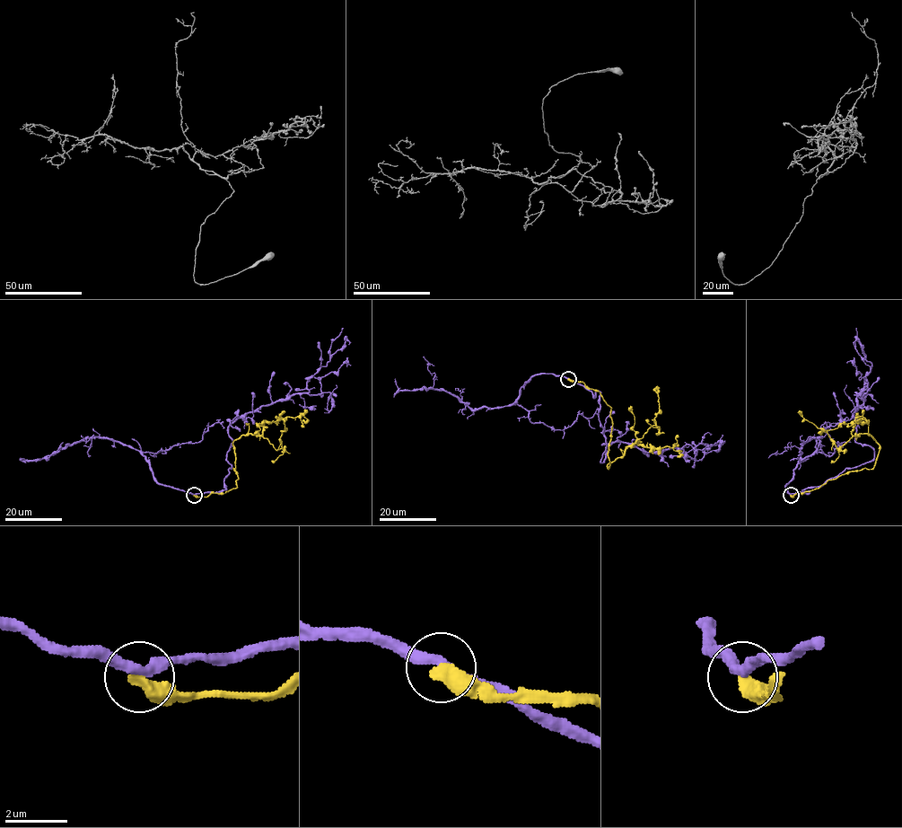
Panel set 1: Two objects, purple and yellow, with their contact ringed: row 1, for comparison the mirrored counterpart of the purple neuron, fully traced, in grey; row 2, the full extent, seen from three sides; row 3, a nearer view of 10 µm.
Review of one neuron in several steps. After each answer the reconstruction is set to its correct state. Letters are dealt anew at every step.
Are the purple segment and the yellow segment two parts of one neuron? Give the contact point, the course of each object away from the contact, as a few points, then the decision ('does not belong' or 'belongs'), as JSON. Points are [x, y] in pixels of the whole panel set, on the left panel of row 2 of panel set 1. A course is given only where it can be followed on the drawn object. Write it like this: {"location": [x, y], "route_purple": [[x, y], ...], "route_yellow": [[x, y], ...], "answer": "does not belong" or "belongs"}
{"location": [194, 495], "route_purple": [[194, 495], [225, 488], [229, 427], [262, 406], [306, 393], [307, 382], [329, 361], [343, 328]], "route_yellow": [[194, 495], [207, 497], [236, 488], [232, 443], [242, 436], [262, 436], [280, 449], [284, 410]], "answer": "does not belong"}

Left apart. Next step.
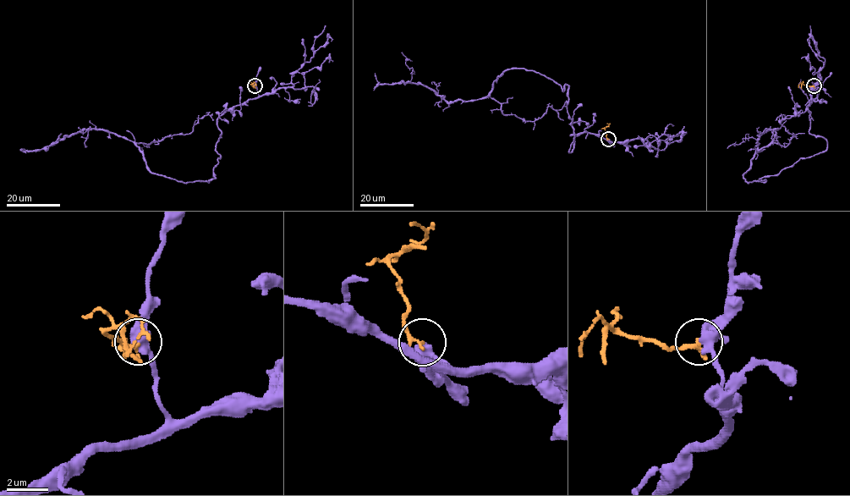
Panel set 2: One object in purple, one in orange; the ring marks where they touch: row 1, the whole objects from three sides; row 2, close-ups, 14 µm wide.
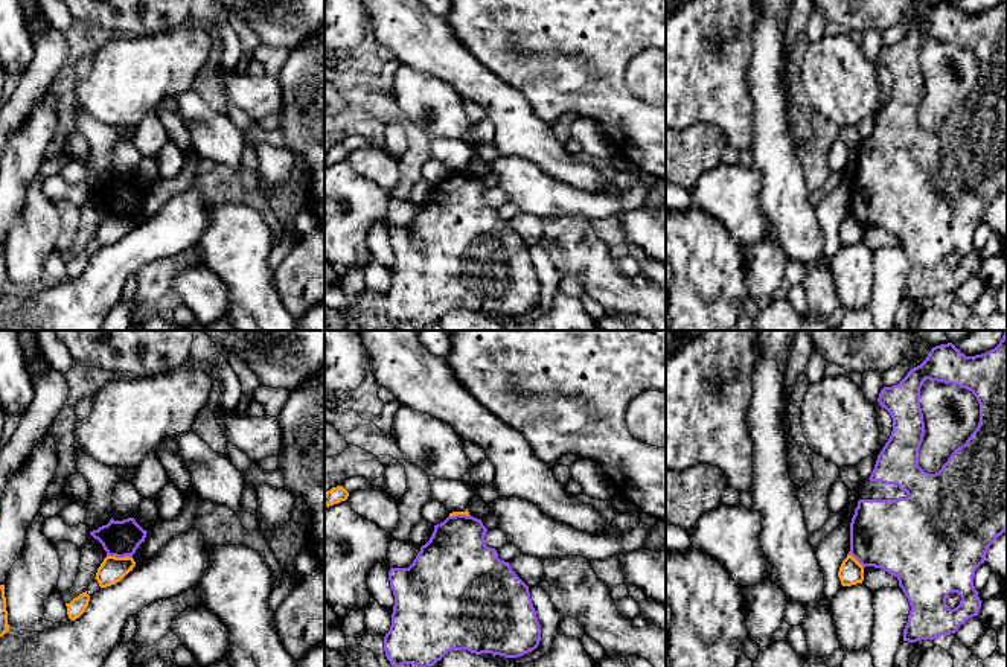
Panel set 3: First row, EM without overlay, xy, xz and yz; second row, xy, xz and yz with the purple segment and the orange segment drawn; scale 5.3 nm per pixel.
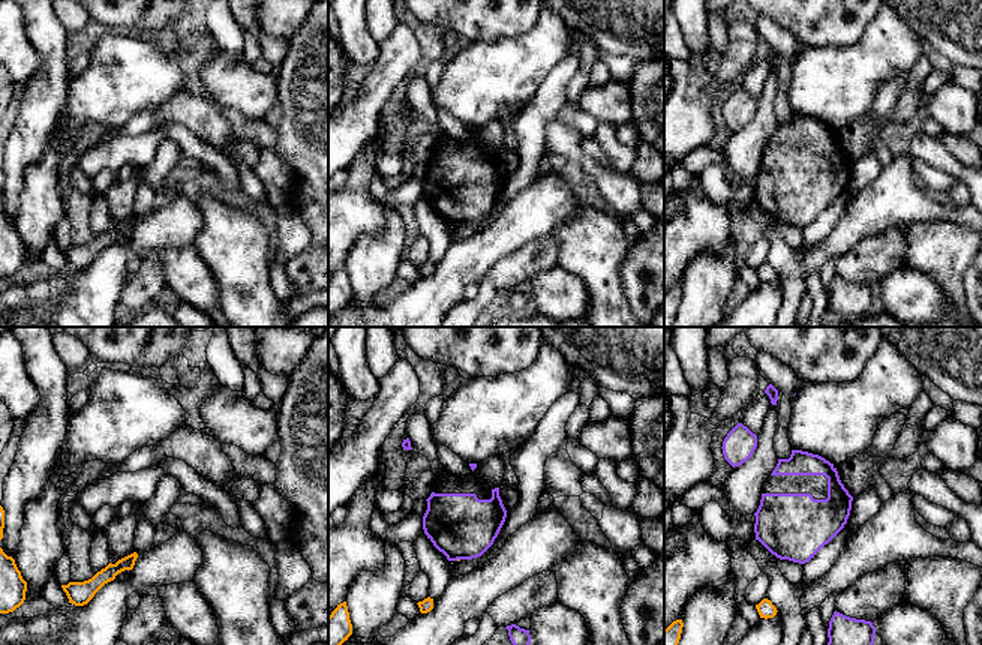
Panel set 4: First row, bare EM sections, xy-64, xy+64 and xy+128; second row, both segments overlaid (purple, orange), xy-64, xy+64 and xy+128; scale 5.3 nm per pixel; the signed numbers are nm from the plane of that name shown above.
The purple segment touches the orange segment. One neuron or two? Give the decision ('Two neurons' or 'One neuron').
Two neurons

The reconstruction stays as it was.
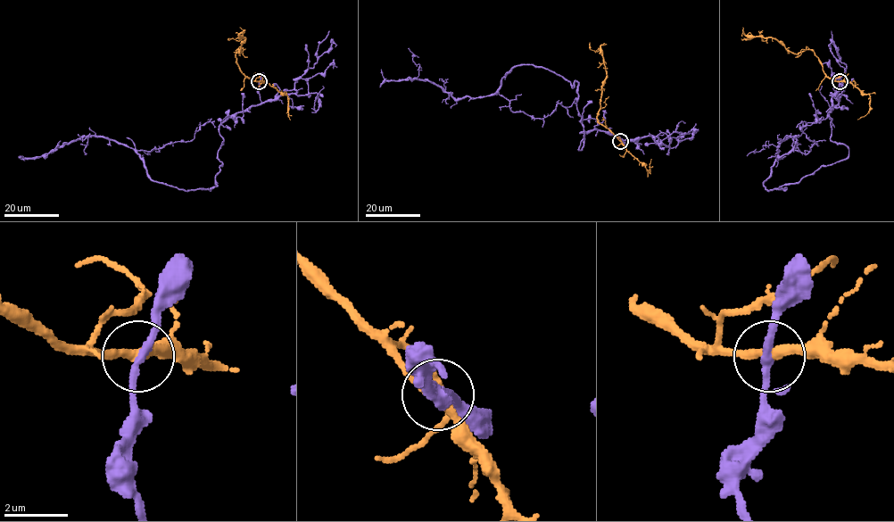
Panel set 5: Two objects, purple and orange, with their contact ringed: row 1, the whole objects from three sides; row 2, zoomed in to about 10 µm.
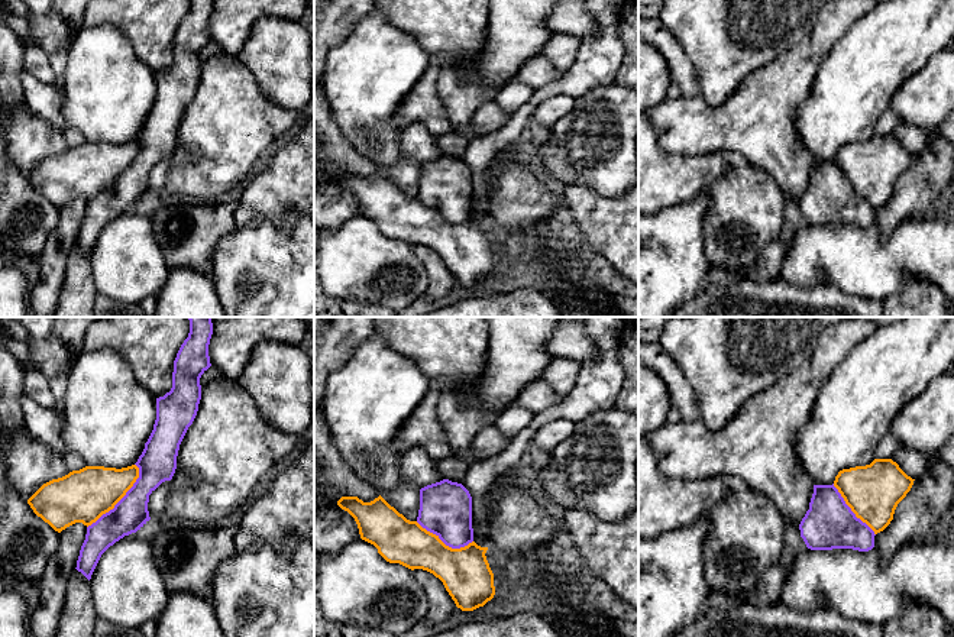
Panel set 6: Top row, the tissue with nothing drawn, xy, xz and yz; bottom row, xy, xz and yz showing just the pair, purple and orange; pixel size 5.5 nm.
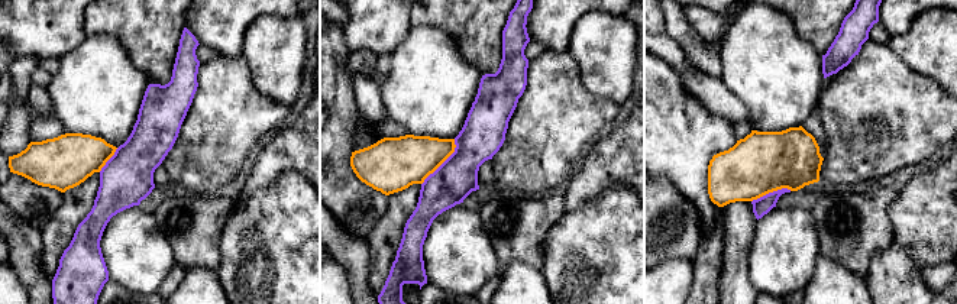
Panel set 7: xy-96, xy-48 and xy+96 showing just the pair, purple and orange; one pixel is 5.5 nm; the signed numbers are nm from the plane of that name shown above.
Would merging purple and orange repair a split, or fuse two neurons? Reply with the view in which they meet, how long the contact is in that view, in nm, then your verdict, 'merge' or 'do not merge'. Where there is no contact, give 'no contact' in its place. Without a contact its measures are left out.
contact in xy; length 440 nm; do not merge

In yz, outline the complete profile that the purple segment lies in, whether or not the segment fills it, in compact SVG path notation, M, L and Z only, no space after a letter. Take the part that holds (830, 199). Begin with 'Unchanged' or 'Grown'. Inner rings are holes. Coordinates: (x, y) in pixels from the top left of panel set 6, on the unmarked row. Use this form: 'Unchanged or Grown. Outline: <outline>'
Unchanged. Outline: M814 161L809 185L799 200L801 213L811 226L874 223L874 207L845 180L832 161Z

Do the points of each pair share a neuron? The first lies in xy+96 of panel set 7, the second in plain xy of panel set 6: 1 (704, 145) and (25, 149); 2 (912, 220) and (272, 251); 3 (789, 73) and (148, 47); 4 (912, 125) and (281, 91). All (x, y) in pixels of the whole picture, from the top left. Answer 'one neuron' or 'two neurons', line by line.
1: one neuron
2: two neurons
3: two neurons
4: two neurons

